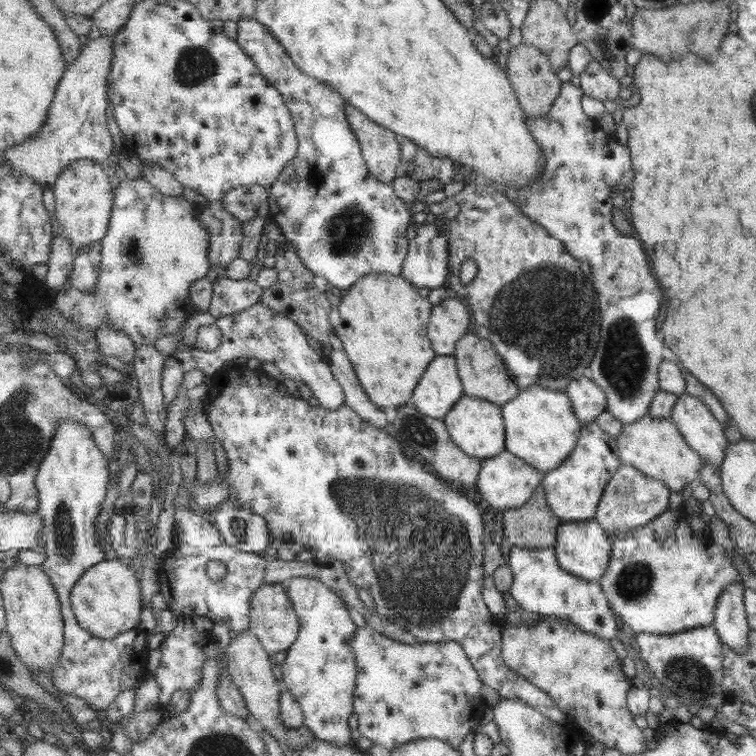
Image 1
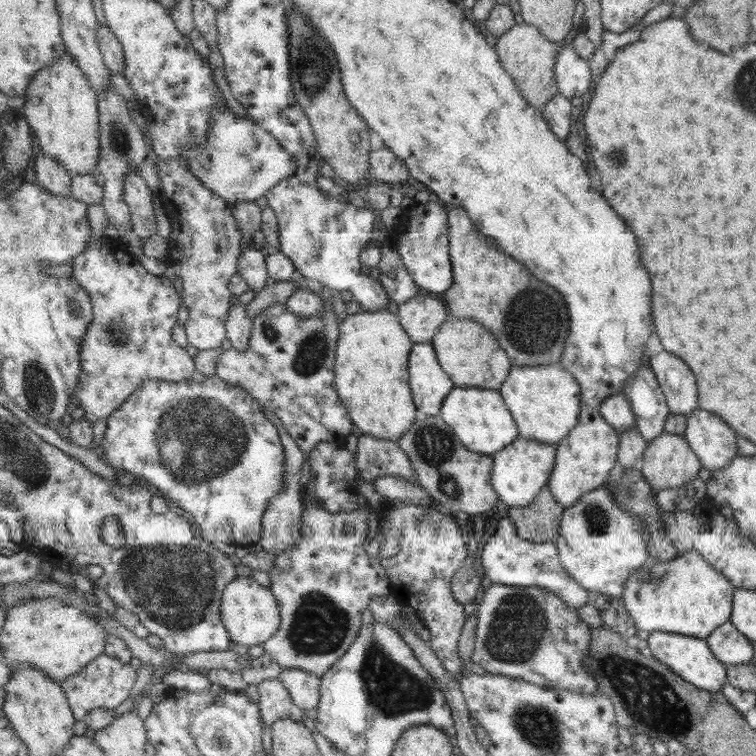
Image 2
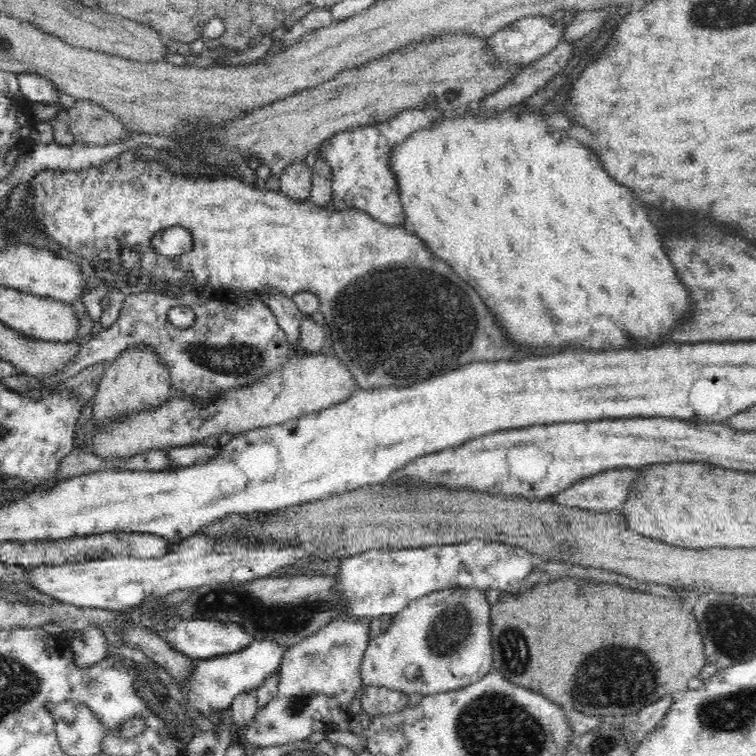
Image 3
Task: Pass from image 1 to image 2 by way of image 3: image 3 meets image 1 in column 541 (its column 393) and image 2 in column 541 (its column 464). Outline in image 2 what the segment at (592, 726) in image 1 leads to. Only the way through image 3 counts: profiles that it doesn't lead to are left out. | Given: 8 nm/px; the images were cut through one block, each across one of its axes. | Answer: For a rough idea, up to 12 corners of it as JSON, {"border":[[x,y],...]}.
{"border":[[492,584],[471,660],[595,694],[591,626],[540,587]]}

